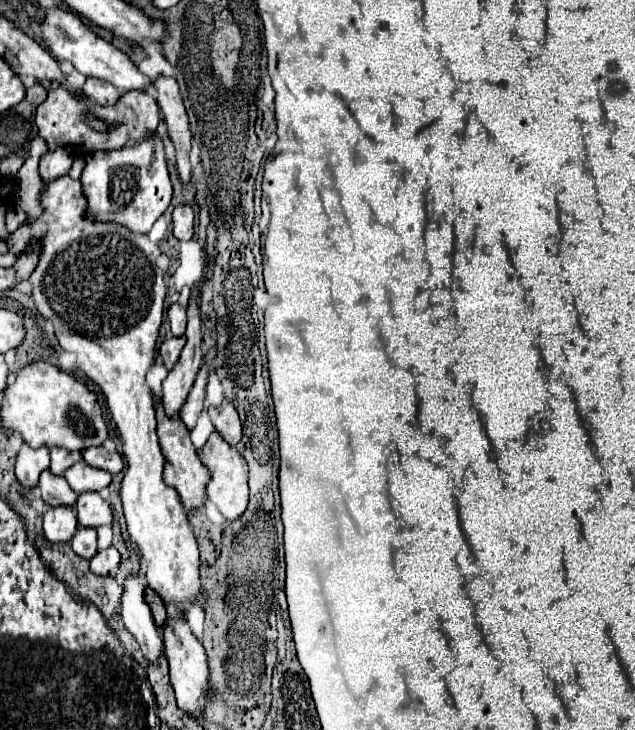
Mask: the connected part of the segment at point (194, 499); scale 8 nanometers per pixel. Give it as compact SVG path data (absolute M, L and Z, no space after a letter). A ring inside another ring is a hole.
M154 396L154 408L156 408L156 420L158 420L158 442L160 442L162 454L166 458L164 480L166 480L168 486L176 488L184 508L194 510L194 508L204 504L206 480L210 480L210 474L208 474L206 466L200 462L200 458L198 458L198 454L196 454L196 450L190 442L190 430L186 428L186 424L182 424L180 416L166 416L158 396Z

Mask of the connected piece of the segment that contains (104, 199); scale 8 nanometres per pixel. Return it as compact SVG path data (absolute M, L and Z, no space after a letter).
M148 136L140 144L122 150L96 150L84 156L84 162L80 182L88 200L86 218L92 222L114 222L130 228L134 234L148 234L172 198L172 182L164 174L166 158L160 136Z

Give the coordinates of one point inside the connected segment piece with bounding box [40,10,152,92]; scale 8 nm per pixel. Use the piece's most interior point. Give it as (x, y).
(66, 37)

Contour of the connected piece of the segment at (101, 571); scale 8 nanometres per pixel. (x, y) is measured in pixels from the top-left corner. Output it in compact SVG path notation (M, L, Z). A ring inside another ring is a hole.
M114 546L106 548L106 550L100 550L92 560L90 560L90 570L98 576L106 576L106 574L112 574L120 564L120 554Z

